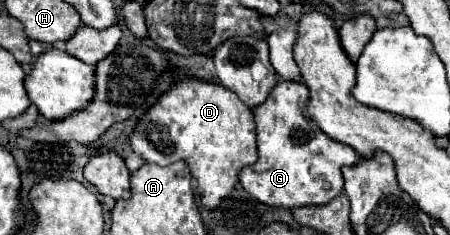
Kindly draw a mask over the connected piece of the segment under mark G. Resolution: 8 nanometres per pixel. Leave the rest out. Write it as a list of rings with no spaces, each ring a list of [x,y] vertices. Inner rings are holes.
[[[278,78],[276,86],[272,88],[268,100],[260,104],[260,108],[252,108],[254,122],[256,122],[256,140],[258,140],[258,160],[240,170],[240,184],[246,192],[250,192],[256,200],[268,206],[286,206],[298,208],[308,204],[326,204],[336,194],[342,192],[342,166],[352,166],[358,160],[358,152],[346,144],[332,140],[324,134],[316,122],[308,114],[304,114],[304,104],[308,100],[308,88],[296,80],[282,80]]]

